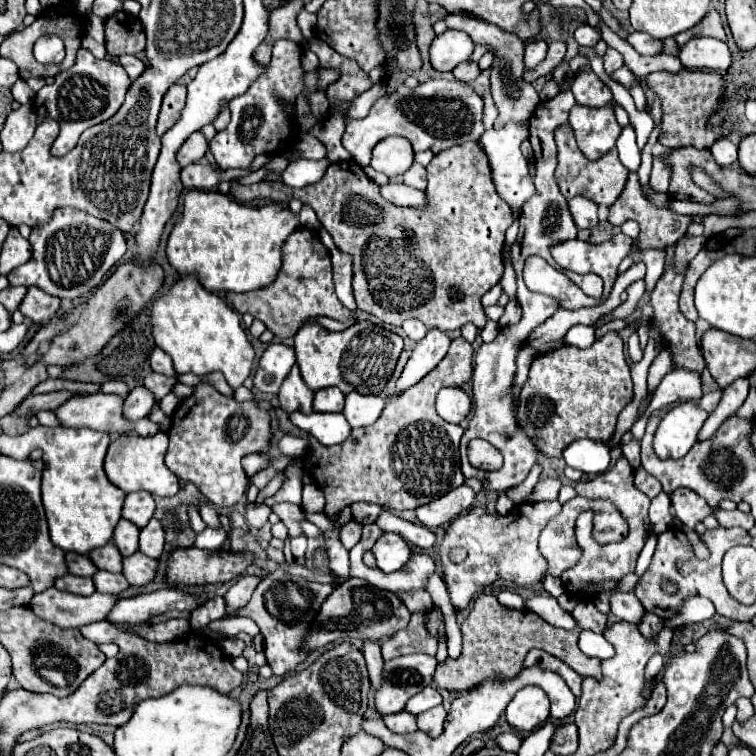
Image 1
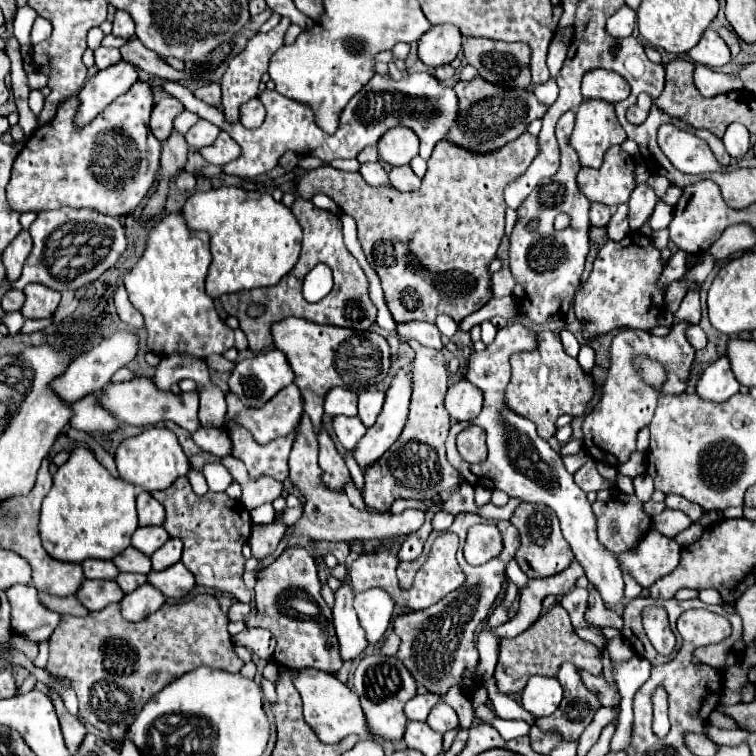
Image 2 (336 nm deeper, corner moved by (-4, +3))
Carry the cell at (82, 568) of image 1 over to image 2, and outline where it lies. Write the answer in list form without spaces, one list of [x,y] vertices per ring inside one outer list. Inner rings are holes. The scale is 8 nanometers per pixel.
[[[85,559],[81,567],[87,579],[115,579],[119,575],[119,569],[111,561],[103,559]]]

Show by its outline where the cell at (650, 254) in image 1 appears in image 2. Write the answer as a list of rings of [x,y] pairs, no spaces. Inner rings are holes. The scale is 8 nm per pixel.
[[[659,201],[657,207],[655,207],[655,211],[653,211],[653,215],[651,215],[651,221],[649,221],[651,223],[651,229],[653,231],[665,229],[669,225],[671,217],[673,217],[673,207],[669,207],[663,201]]]

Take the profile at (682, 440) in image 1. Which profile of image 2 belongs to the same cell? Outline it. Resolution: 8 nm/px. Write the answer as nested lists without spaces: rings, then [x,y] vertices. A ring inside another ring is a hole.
[[[721,357],[703,371],[701,379],[697,381],[697,395],[703,401],[725,403],[733,393],[739,391],[739,387],[741,385],[729,369],[729,359]]]

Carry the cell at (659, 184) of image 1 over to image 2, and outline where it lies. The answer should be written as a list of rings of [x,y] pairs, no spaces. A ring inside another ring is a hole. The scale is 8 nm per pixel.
[[[647,183],[637,185],[633,189],[631,199],[629,199],[629,227],[631,227],[631,231],[639,231],[639,227],[645,223],[645,219],[651,217],[657,201],[659,201],[659,197]]]

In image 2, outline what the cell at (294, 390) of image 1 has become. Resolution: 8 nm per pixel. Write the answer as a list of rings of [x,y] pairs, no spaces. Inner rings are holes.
[[[307,413],[301,415],[301,421],[295,429],[295,443],[289,455],[289,479],[291,483],[303,493],[305,505],[303,515],[299,521],[291,527],[287,527],[287,533],[291,537],[307,537],[313,543],[321,541],[369,541],[369,539],[395,539],[395,537],[407,537],[415,533],[425,523],[425,511],[421,509],[405,509],[399,515],[393,513],[379,513],[379,511],[359,511],[355,509],[345,493],[329,491],[321,481],[321,469],[317,463],[317,439],[313,435],[313,425]]]

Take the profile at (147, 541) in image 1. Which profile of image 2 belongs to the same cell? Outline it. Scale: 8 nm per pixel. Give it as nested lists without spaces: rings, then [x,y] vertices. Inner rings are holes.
[[[171,537],[159,551],[155,551],[155,553],[151,555],[153,567],[159,571],[159,569],[165,569],[165,567],[177,563],[177,561],[181,559],[181,549],[183,549],[183,541]]]

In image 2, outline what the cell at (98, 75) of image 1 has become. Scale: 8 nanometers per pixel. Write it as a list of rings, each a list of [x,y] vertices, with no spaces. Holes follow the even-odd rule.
[[[117,63],[103,71],[97,71],[87,79],[85,87],[79,91],[79,107],[73,117],[77,129],[89,125],[113,99],[125,95],[137,81],[137,69],[131,63]]]

